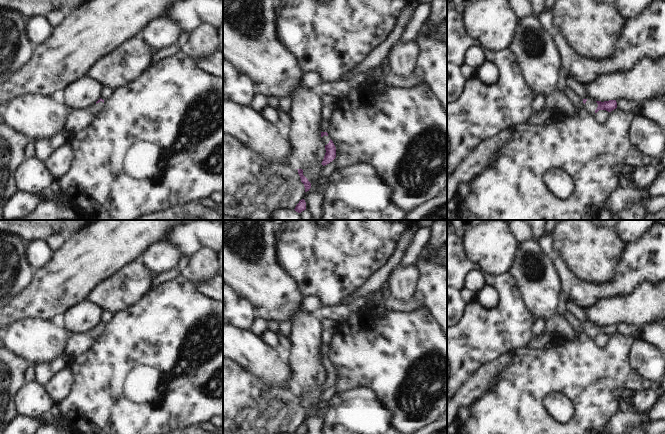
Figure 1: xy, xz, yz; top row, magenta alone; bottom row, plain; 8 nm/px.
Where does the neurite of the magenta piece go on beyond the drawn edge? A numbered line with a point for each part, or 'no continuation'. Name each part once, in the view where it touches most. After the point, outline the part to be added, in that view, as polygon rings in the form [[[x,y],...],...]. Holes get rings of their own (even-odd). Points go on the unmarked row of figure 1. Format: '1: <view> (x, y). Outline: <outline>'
1: yz (591, 328). Outline: [[[587,323],[585,330],[589,333],[590,336],[595,338],[598,328],[594,323]]]

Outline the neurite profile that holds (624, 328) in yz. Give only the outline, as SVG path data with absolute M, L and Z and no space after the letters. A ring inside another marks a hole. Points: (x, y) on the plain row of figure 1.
M620 322L616 324L617 332L624 336L631 336L634 339L640 339L641 331L640 327L634 324L628 324L626 322Z

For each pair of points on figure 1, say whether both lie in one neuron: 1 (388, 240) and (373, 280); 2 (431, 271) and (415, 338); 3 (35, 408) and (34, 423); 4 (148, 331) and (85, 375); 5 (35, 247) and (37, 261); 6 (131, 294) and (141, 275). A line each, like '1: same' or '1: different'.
1: different
2: different
3: different
4: same
5: same
6: same

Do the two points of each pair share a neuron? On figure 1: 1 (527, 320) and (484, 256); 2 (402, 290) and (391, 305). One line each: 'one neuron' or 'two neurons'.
1: two neurons
2: two neurons

